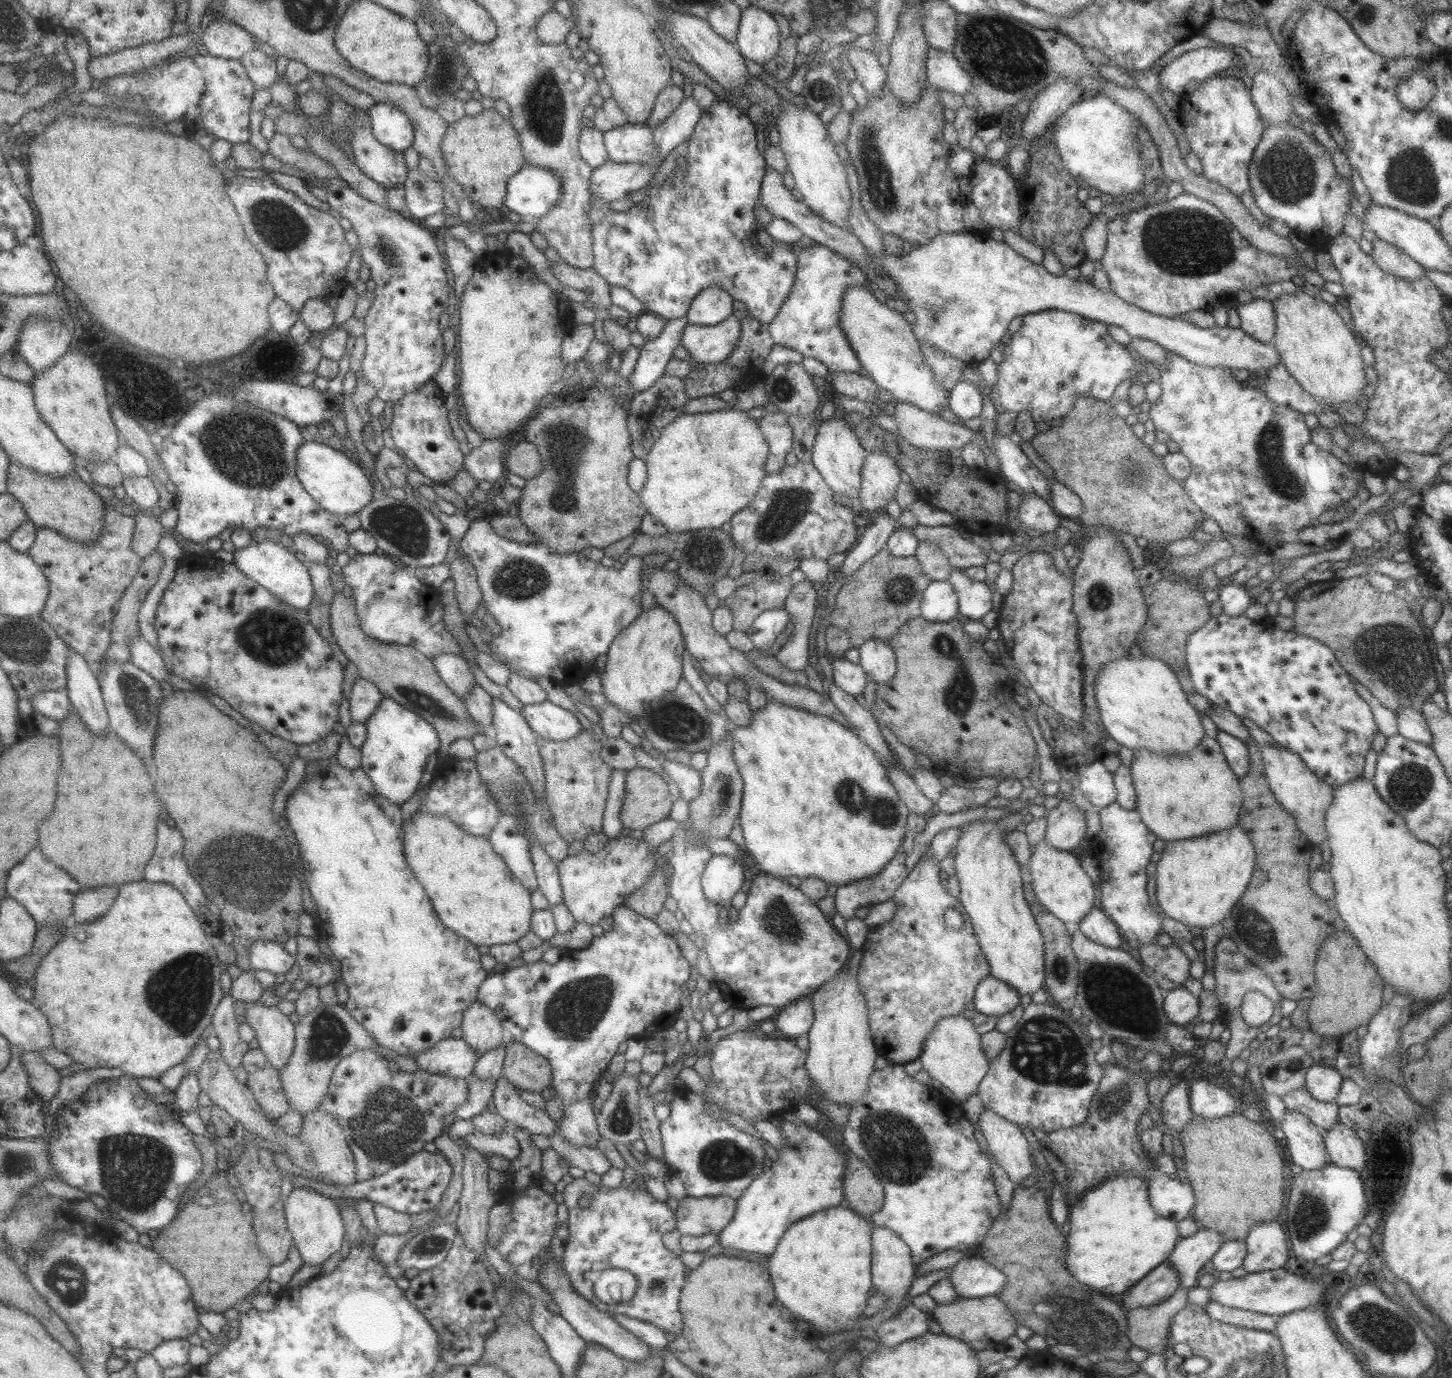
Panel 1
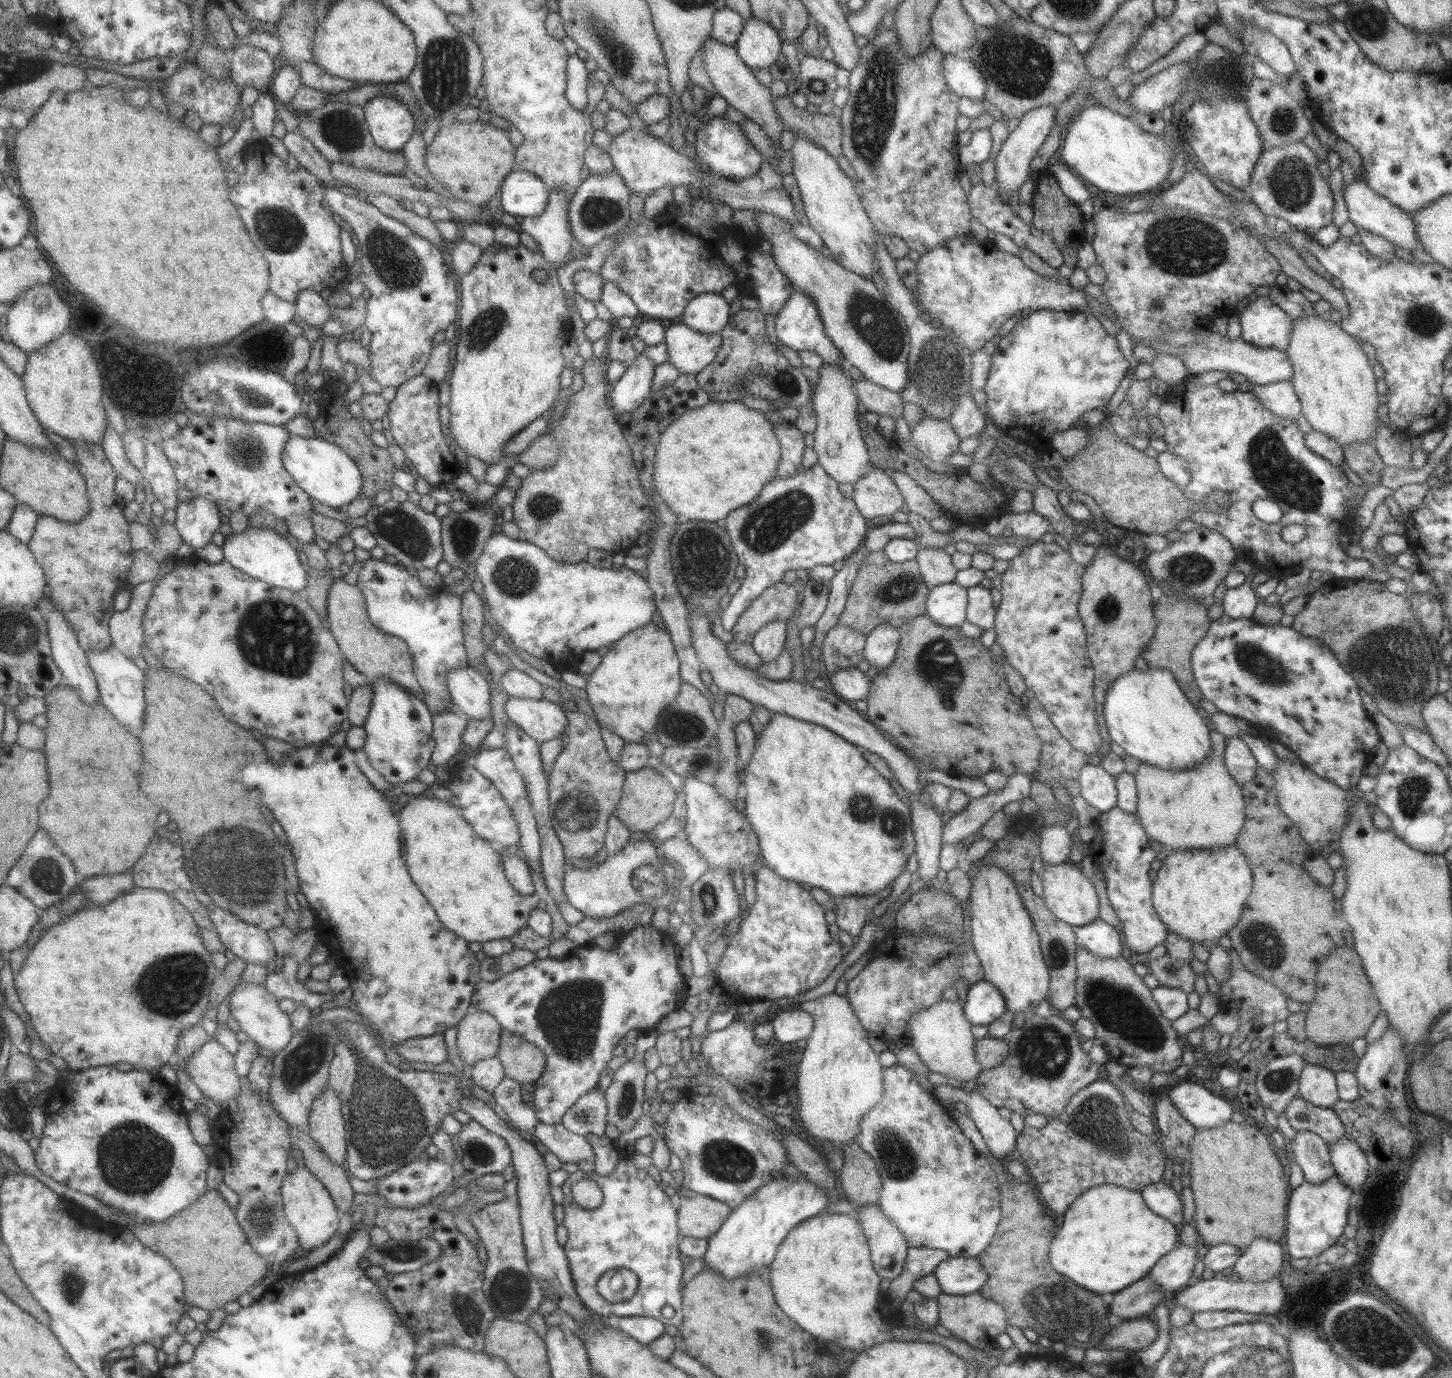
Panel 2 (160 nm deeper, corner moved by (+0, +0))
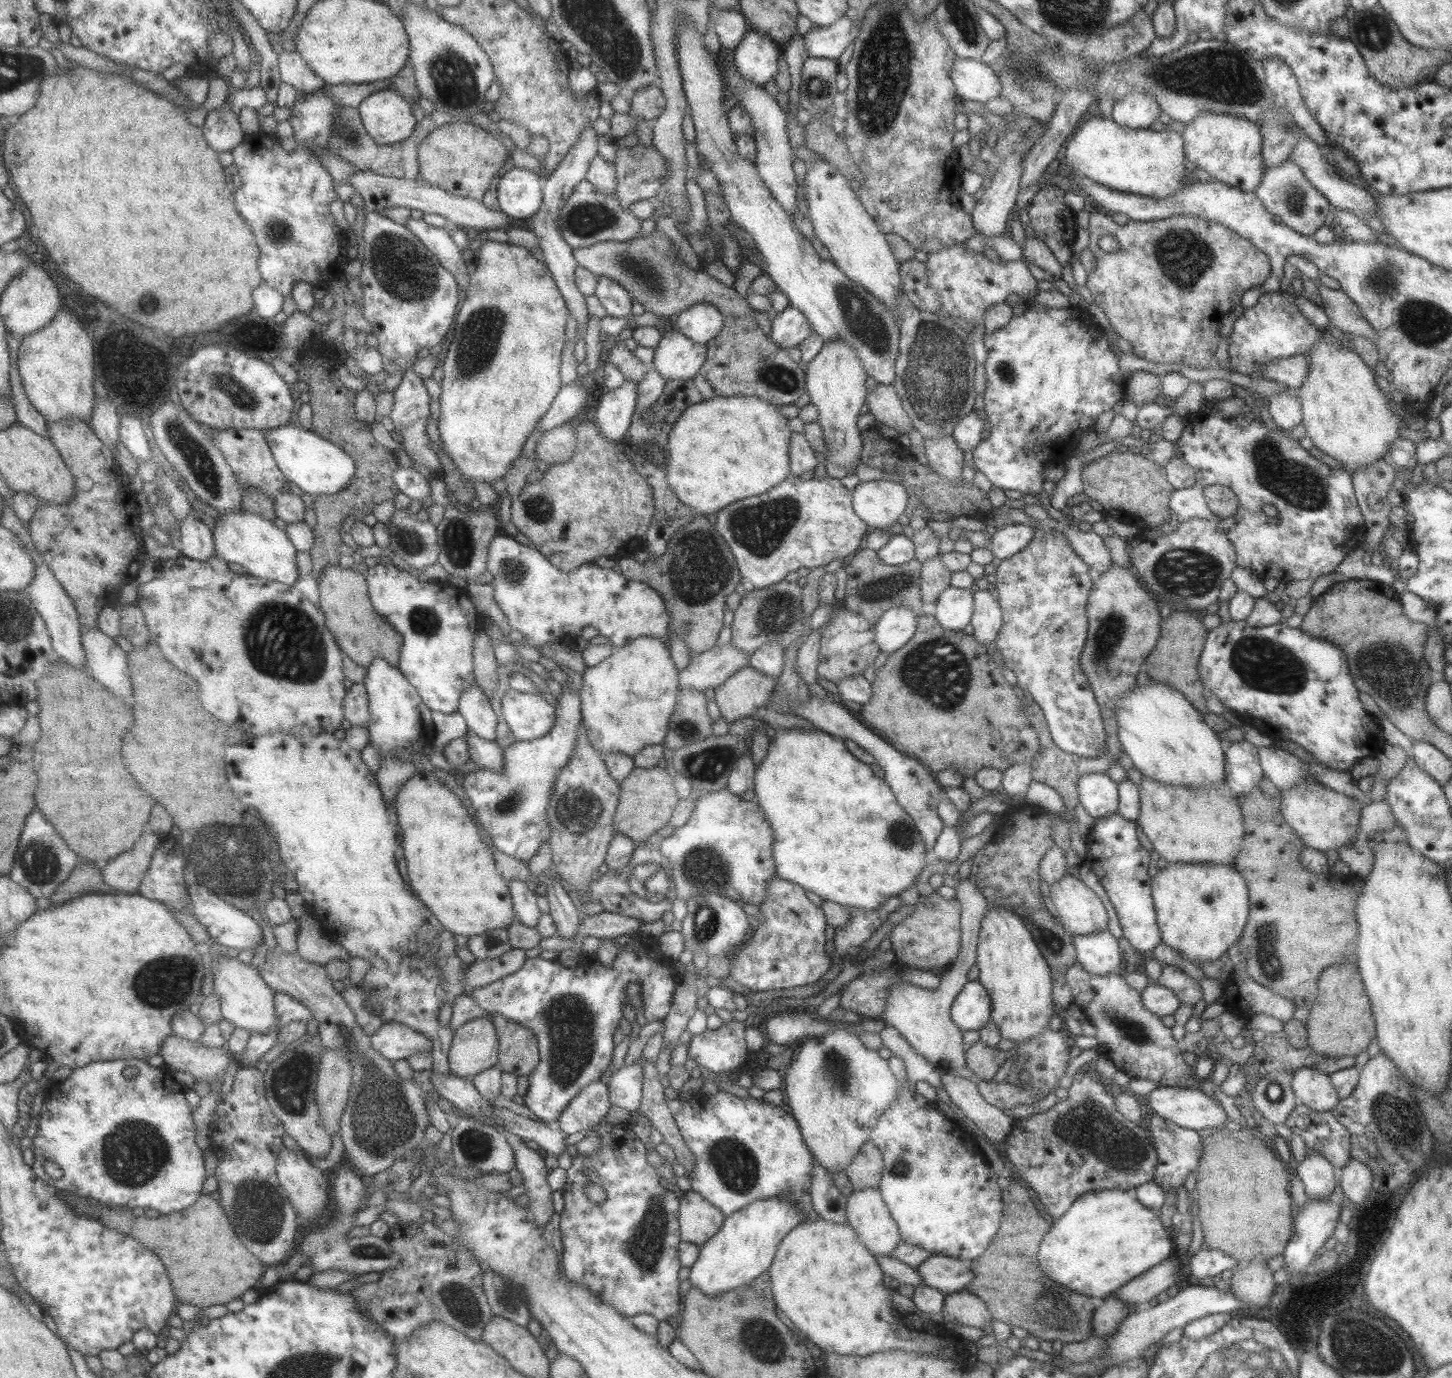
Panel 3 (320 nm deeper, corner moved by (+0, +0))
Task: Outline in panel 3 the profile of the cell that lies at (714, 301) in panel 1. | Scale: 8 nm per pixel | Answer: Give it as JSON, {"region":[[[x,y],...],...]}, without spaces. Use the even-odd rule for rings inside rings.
{"region":[[[701,302],[674,317],[675,330],[695,344],[706,344],[721,330],[724,318],[715,306]]]}

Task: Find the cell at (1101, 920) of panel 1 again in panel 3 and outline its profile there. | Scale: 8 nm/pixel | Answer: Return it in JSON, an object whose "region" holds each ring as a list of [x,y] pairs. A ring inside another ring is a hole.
{"region":[[[1108,930],[1091,935],[1075,935],[1072,943],[1076,962],[1091,976],[1116,972],[1124,960],[1122,951],[1117,947],[1117,938],[1111,936]]]}

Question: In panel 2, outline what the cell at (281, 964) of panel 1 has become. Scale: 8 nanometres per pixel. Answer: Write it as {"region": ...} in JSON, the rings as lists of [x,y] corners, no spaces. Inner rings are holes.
{"region":[[[210,902],[206,909],[209,920],[215,927],[214,932],[231,957],[239,957],[256,965],[265,965],[275,958],[273,944],[265,930],[247,924],[247,921],[223,910],[213,902]]]}

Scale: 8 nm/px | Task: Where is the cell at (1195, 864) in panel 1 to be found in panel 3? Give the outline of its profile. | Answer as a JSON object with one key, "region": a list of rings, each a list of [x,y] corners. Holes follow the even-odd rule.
{"region":[[[1169,863],[1167,866],[1159,869],[1158,872],[1151,877],[1152,903],[1156,914],[1156,923],[1159,928],[1160,942],[1169,948],[1176,950],[1180,956],[1184,956],[1186,960],[1199,964],[1199,962],[1213,962],[1217,960],[1223,952],[1235,943],[1248,919],[1248,890],[1244,878],[1234,869],[1231,864],[1189,864],[1189,863]]]}

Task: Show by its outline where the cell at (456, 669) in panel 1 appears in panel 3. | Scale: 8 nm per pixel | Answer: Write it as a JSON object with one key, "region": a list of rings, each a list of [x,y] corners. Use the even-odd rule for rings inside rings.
{"region":[[[477,684],[461,691],[456,712],[465,720],[468,731],[475,736],[485,740],[496,738],[495,728],[500,719],[493,713],[489,699],[481,693]]]}

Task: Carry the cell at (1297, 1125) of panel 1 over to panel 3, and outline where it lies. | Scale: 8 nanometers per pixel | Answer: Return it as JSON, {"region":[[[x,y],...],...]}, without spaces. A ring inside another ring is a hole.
{"region":[[[1314,1151],[1307,1152],[1301,1163],[1293,1165],[1291,1172],[1299,1177],[1309,1201],[1329,1199],[1337,1186],[1337,1171]]]}

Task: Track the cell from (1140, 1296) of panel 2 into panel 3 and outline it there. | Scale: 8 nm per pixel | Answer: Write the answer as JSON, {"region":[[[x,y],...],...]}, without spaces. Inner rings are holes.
{"region":[[[1110,1295],[1103,1300],[1103,1304],[1097,1307],[1092,1314],[1090,1328],[1093,1336],[1105,1336],[1112,1334],[1118,1324],[1127,1314],[1135,1310],[1135,1306],[1128,1306]]]}

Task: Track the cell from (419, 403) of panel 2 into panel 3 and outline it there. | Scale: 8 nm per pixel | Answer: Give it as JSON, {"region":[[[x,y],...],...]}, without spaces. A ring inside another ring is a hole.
{"region":[[[412,368],[405,370],[400,383],[392,390],[394,401],[388,417],[392,420],[394,429],[403,437],[401,445],[404,446],[407,456],[414,462],[429,466],[432,472],[435,472],[435,477],[439,478],[442,475],[440,474],[439,461],[437,461],[433,450],[429,448],[429,439],[425,433],[425,425],[429,416],[428,404],[431,399],[421,380]]]}

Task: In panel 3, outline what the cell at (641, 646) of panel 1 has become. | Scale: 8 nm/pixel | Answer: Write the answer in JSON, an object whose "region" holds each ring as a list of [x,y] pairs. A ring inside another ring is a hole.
{"region":[[[637,637],[582,673],[580,716],[588,743],[603,756],[620,752],[633,759],[644,746],[663,744],[678,695],[678,670],[658,638]]]}

